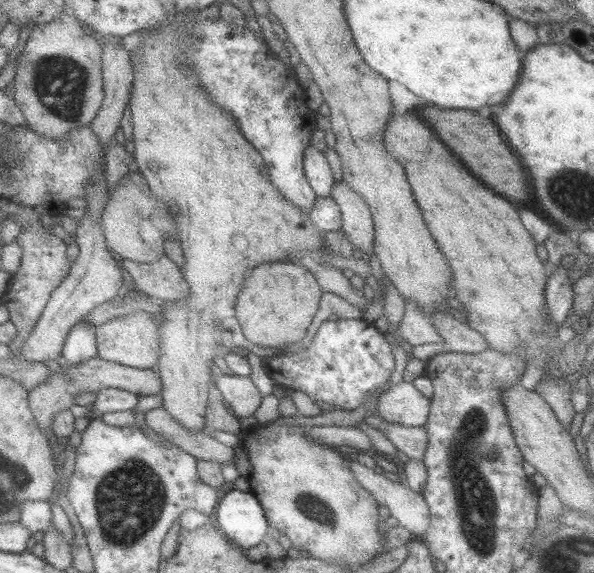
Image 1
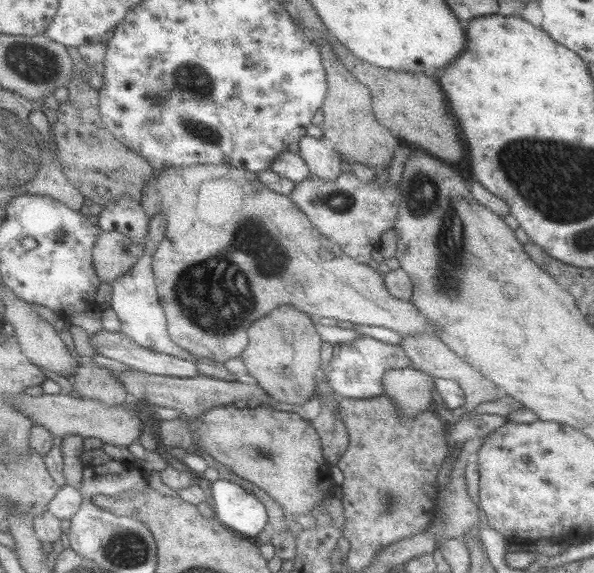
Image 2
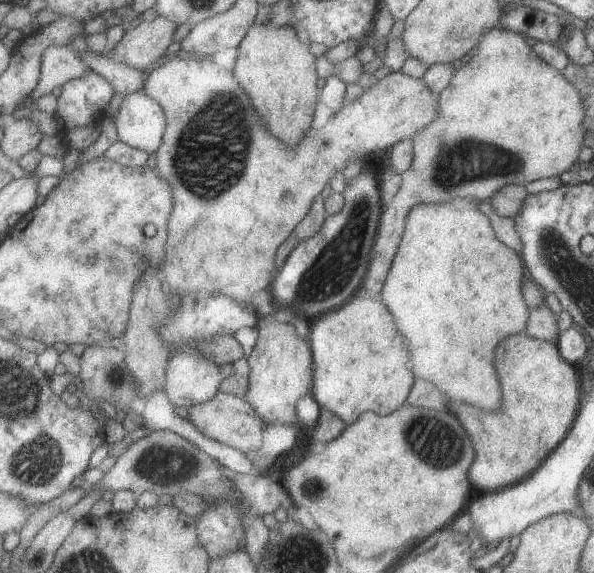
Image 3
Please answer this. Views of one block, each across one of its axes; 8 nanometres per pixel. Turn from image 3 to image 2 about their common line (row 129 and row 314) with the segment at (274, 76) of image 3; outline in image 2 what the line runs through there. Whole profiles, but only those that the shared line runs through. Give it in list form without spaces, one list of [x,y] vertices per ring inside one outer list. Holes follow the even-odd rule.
[[[283,305],[257,320],[249,328],[251,342],[242,353],[242,360],[251,377],[277,402],[304,405],[315,397],[315,388],[324,371],[321,362],[323,341],[313,316],[291,305]]]

